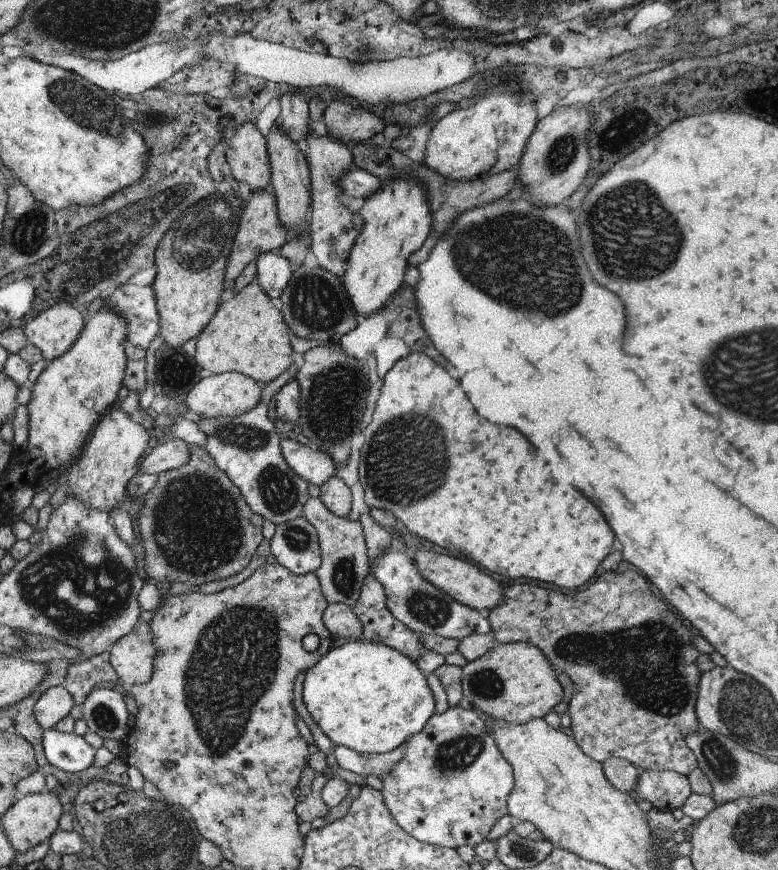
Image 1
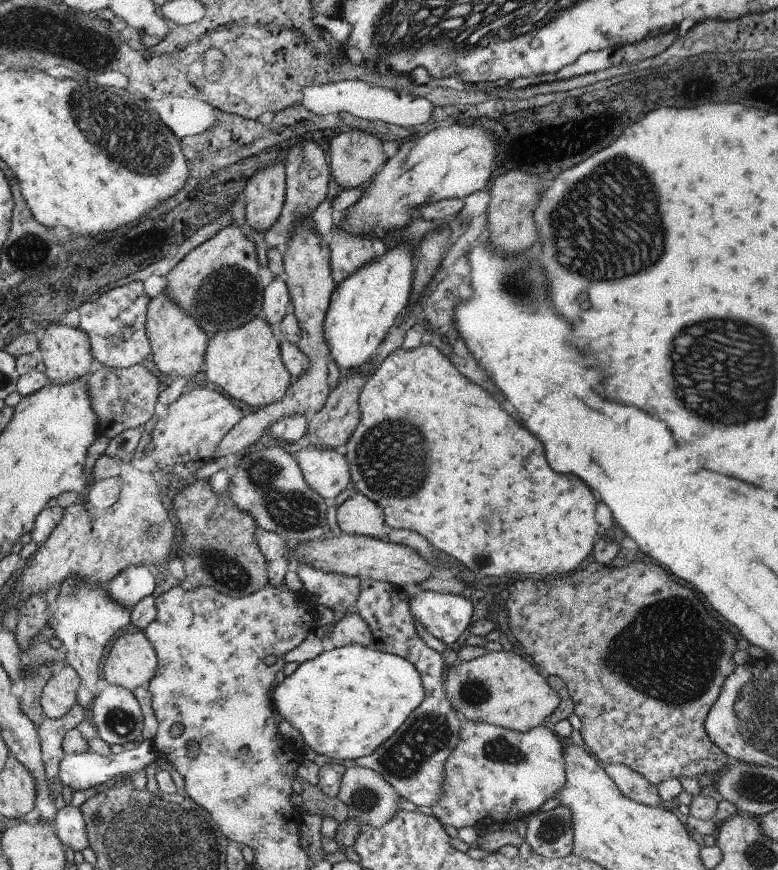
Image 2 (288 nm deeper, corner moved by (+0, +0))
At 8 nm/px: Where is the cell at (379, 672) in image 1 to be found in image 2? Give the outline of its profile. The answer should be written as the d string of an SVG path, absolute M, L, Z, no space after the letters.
M347 644L343 648L321 652L317 658L303 662L289 678L275 686L271 696L277 706L275 712L297 728L305 746L329 758L357 760L369 756L377 746L385 744L385 740L389 740L407 720L407 716L423 702L425 692L421 676L409 660L379 652L371 646Z

